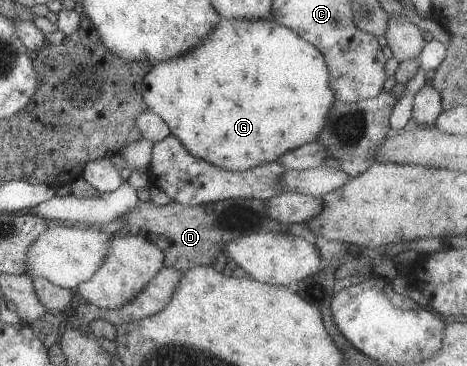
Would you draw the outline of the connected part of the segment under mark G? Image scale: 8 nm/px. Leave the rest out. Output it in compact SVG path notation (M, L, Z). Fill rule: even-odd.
M222 17L199 46L196 45L177 58L151 65L142 80L141 96L147 105L147 109L158 115L166 123L171 134L176 137L190 155L220 169L239 172L268 162L276 162L284 152L316 141L325 125L328 110L336 100L329 86L329 73L323 55L307 41L298 37L294 30L285 28L268 19L236 20Z

